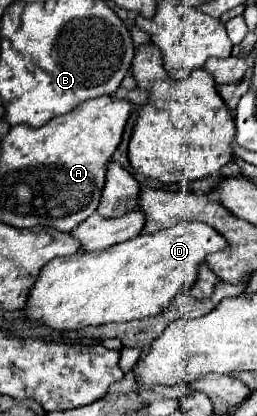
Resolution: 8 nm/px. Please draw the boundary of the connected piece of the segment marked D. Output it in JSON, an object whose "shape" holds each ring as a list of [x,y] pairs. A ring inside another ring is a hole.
{"shape":[[[142,210],[112,220],[92,214],[72,232],[82,248],[90,252],[54,258],[42,268],[26,306],[28,318],[44,320],[44,324],[52,324],[56,330],[76,330],[154,316],[168,308],[188,284],[196,282],[198,268],[208,254],[228,248],[224,236],[204,222],[180,222],[154,234],[142,234],[144,224],[146,214]]]}

